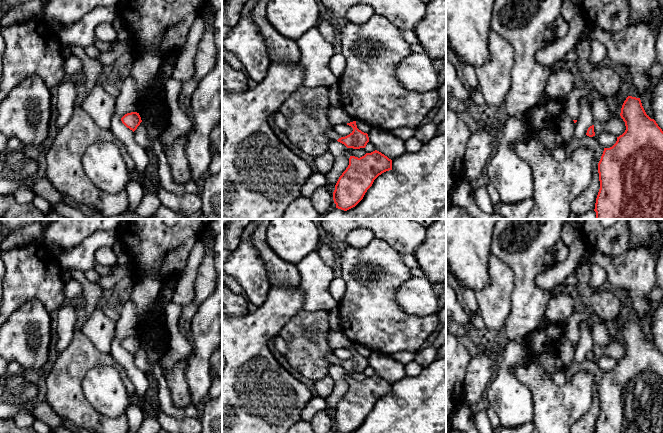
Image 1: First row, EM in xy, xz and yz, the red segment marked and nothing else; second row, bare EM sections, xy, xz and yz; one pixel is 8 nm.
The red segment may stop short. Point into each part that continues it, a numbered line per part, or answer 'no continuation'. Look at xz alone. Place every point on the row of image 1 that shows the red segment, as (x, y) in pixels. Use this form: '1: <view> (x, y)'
1: xz (330, 133)

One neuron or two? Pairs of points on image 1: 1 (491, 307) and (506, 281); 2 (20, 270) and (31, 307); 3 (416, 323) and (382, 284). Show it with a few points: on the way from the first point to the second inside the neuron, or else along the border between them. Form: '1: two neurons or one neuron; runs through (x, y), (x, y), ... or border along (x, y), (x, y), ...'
1: one neuron; runs through (494, 301), (500, 287)
2: two neurons; border along (49, 312), (39, 301), (29, 299), (10, 313)
3: one neuron; runs through (404, 319), (382, 296)

